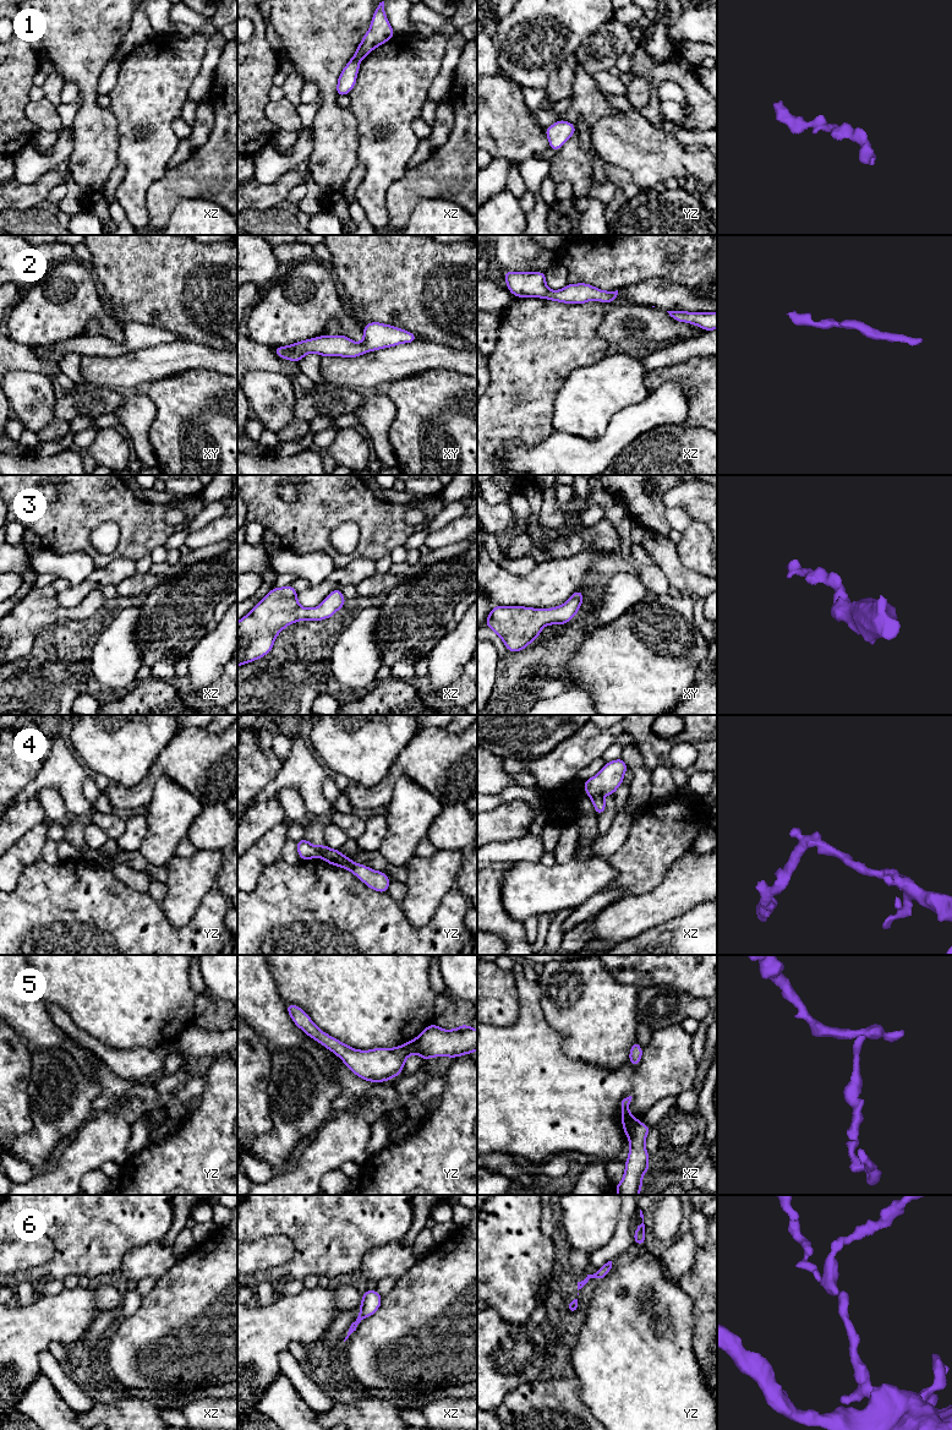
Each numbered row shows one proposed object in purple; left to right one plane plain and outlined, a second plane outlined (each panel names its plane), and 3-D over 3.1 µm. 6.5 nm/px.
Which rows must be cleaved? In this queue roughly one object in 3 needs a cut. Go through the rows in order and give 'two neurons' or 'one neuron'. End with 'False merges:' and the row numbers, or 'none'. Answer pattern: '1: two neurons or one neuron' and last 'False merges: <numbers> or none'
1: one neuron
2: one neuron
3: one neuron
4: two neurons
5: two neurons
6: one neuron
False merges: 4, 5

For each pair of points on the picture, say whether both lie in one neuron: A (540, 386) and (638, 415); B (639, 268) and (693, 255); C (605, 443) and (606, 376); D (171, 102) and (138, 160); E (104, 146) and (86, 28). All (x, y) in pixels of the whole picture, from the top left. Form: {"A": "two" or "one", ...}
{"A": "two", "B": "one", "C": "two", "D": "one", "E": "one"}

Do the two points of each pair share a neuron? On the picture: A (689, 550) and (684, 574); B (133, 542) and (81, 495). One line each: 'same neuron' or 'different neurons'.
A: different neurons
B: same neuron

